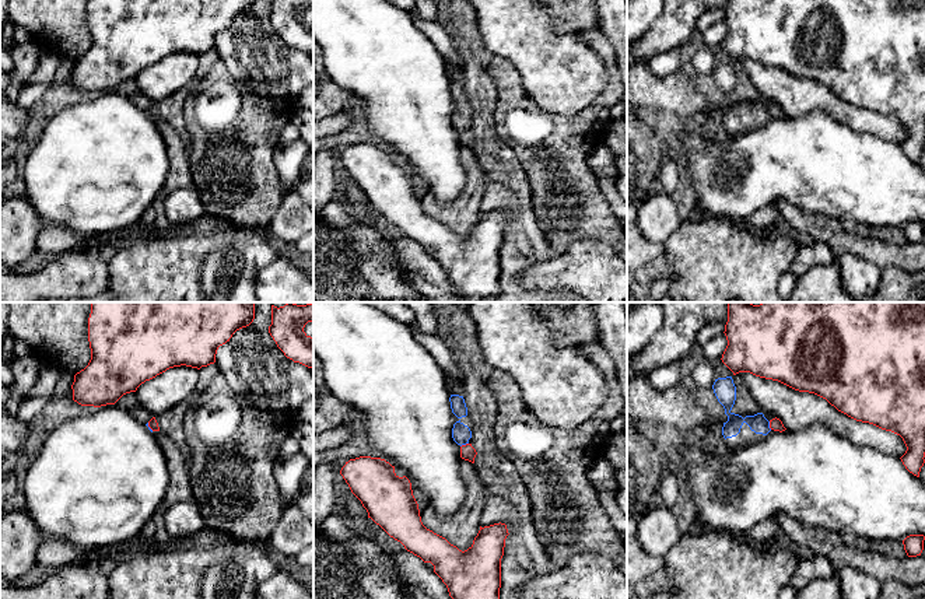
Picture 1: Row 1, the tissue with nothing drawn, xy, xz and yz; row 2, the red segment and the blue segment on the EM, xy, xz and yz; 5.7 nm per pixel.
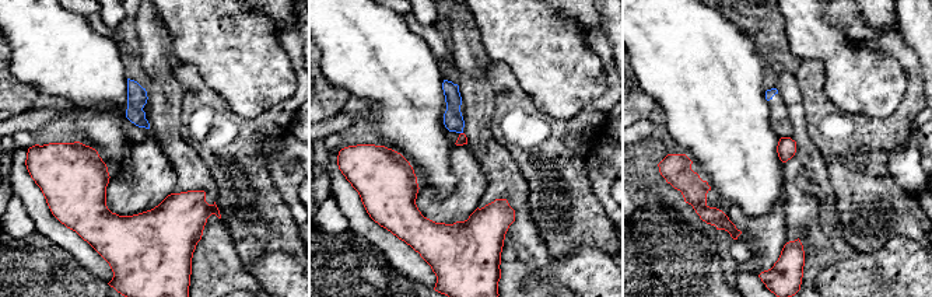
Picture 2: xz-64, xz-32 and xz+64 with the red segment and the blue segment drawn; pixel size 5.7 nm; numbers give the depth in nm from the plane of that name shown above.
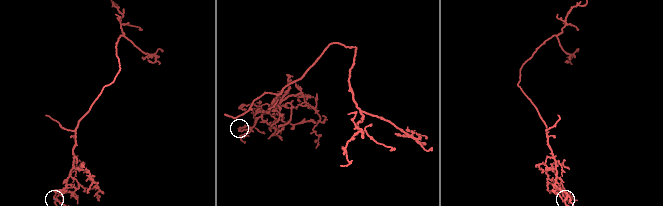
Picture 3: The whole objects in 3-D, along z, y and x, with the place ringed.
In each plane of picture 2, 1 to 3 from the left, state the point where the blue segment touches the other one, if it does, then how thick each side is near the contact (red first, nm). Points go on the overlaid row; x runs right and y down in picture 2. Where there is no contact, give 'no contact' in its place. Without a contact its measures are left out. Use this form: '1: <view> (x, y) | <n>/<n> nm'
1: no contact
2: no contact
3: no contact

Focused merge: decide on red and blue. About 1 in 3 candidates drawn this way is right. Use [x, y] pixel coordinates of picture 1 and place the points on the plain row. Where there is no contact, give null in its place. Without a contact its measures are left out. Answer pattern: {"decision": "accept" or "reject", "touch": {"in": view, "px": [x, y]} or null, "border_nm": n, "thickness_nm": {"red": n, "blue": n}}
{"decision": "reject", "touch": {"in": "xz", "px": [463, 132]}, "border_nm": 50, "thickness_nm": {"red": 90, "blue": 110}}

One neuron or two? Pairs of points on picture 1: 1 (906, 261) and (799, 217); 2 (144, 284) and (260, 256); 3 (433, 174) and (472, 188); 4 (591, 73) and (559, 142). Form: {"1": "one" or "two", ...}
{"1": "one", "2": "one", "3": "two", "4": "two"}

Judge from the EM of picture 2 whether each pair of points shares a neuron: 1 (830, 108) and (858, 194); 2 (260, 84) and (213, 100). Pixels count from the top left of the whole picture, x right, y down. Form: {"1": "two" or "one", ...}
{"1": "one", "2": "two"}

